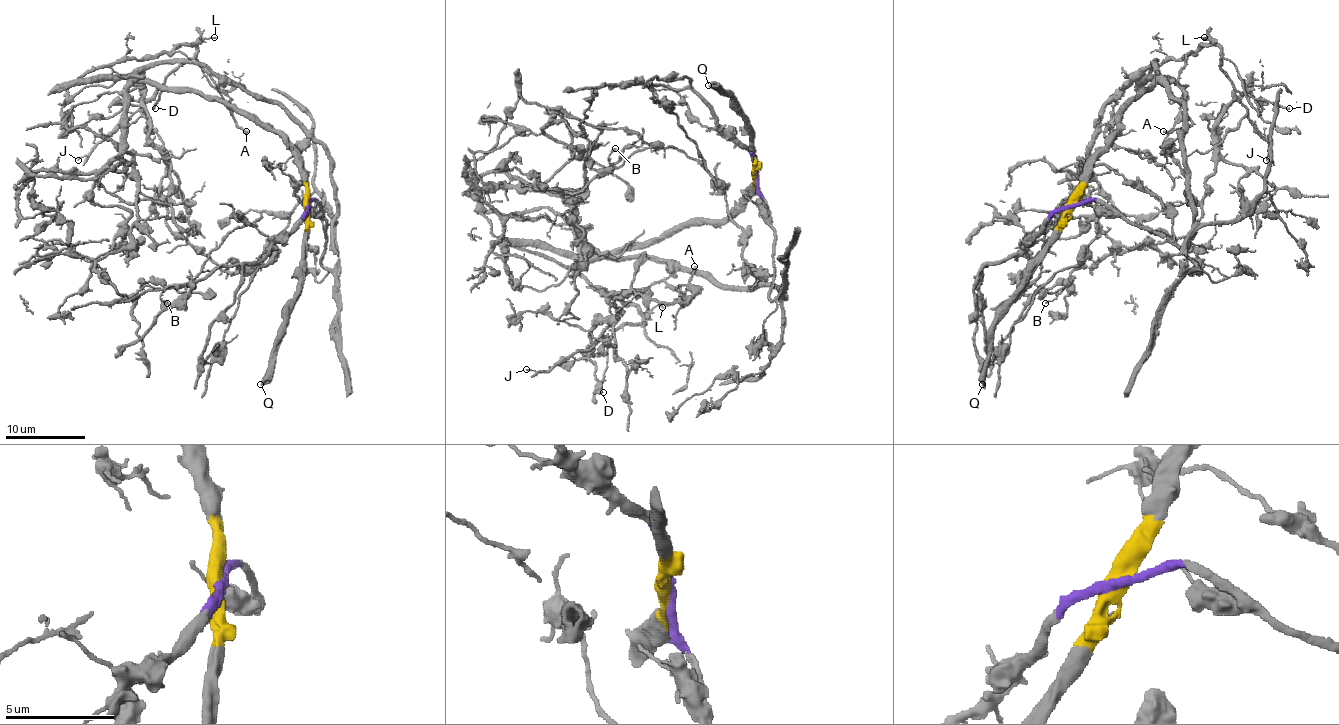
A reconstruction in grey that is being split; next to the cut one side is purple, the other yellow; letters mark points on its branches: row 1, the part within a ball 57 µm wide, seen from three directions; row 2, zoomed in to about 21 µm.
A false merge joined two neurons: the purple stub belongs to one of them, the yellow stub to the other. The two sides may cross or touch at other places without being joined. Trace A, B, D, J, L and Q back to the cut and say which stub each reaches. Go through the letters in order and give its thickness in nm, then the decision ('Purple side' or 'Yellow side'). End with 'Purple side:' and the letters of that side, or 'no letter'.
A: Thickness 180 nm. Yellow side
B: Thickness 170 nm. Purple side
D: Thickness 180 nm. Yellow side
J: Thickness 90 nm. Yellow side
L: Thickness 140 nm. Yellow side
Q: Thickness 400 nm. Yellow side
Purple side: B

